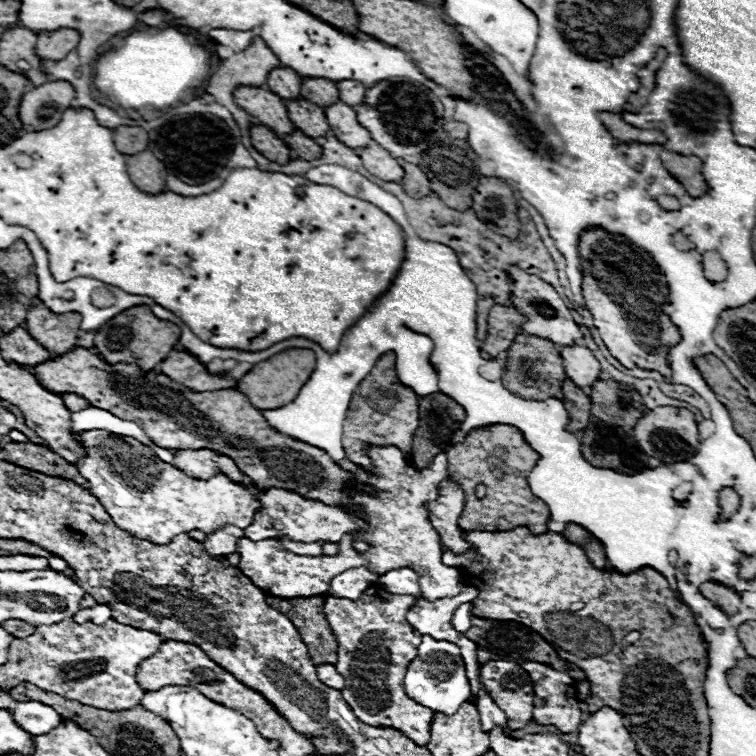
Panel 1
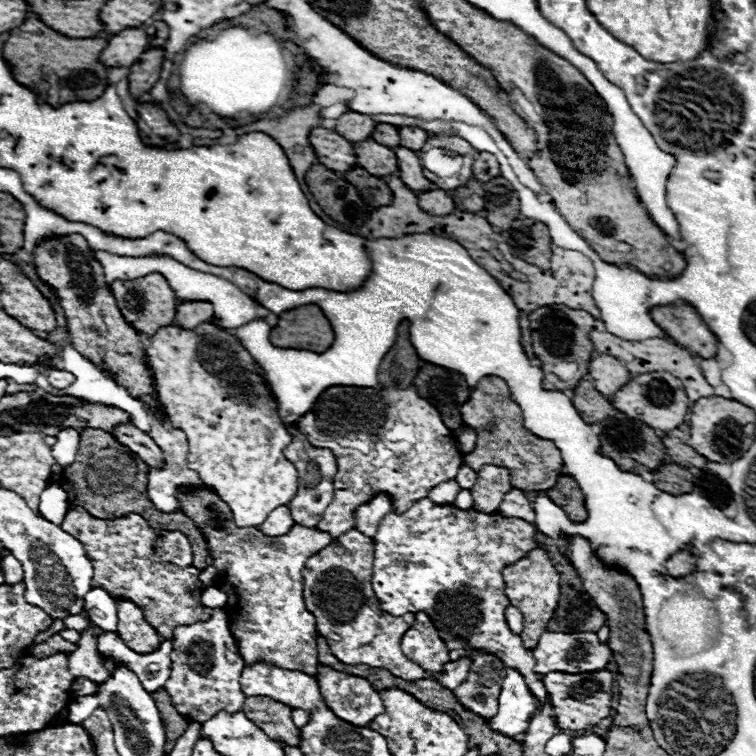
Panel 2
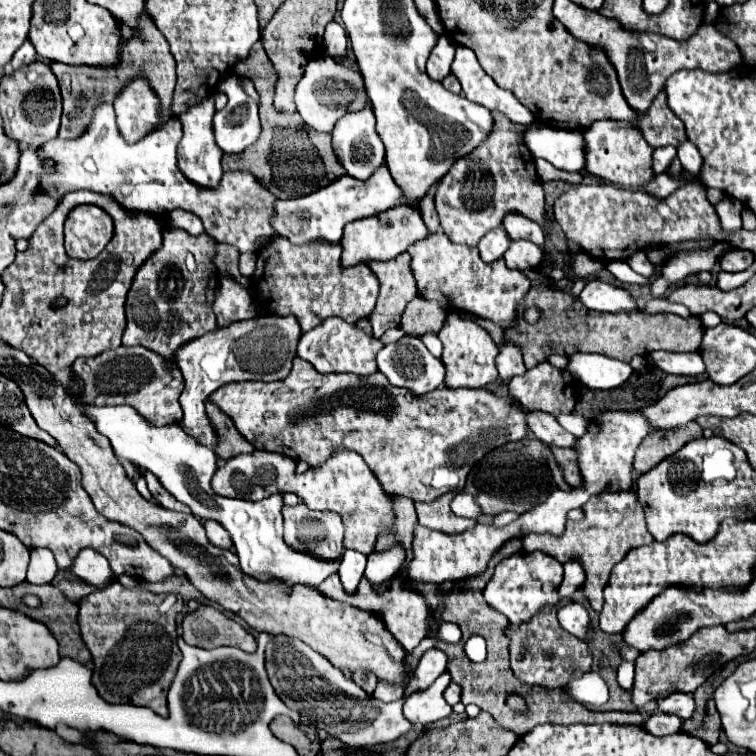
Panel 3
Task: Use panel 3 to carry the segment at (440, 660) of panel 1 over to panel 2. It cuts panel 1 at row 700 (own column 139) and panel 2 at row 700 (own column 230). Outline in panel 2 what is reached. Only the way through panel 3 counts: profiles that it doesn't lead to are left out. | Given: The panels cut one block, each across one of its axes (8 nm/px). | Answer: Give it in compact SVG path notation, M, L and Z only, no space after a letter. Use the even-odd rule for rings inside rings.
M508 668L506 678L502 682L502 694L498 704L498 714L494 720L488 722L496 732L504 736L516 736L524 734L530 724L530 716L538 710L538 700L528 690L524 676Z

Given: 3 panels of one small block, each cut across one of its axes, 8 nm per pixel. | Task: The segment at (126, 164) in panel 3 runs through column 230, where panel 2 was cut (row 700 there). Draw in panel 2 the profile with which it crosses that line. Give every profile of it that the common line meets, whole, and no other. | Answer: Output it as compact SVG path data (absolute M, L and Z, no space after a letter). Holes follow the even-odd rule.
M212 610L206 622L190 626L178 626L172 640L172 672L166 682L166 692L172 698L174 708L186 718L206 722L218 712L240 712L246 694L240 690L240 676L244 660L238 654L238 646L228 630L228 618L222 610Z

